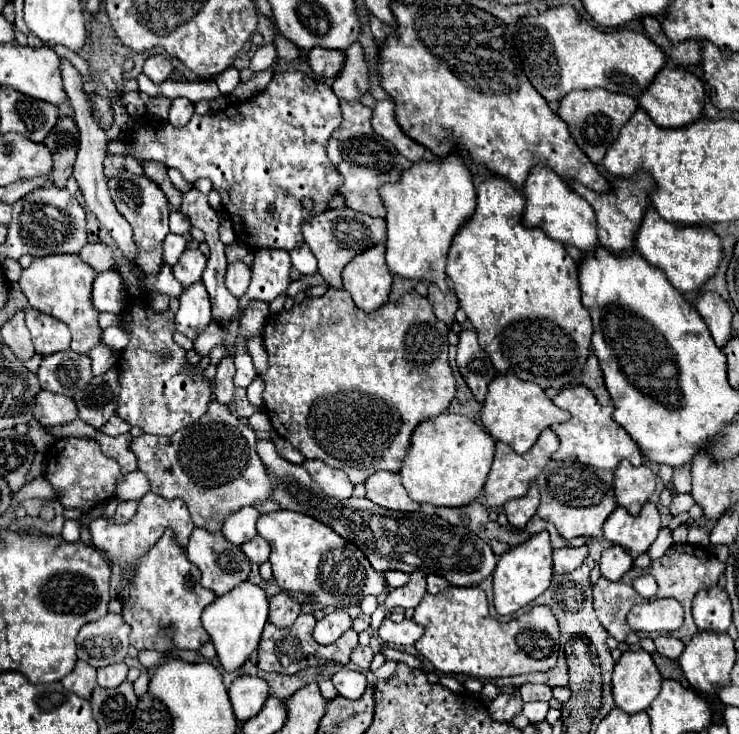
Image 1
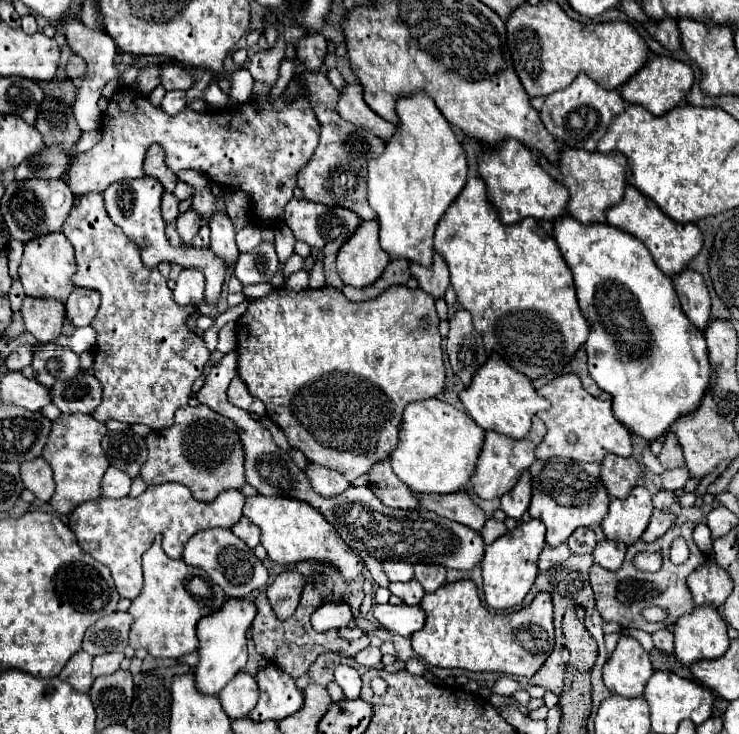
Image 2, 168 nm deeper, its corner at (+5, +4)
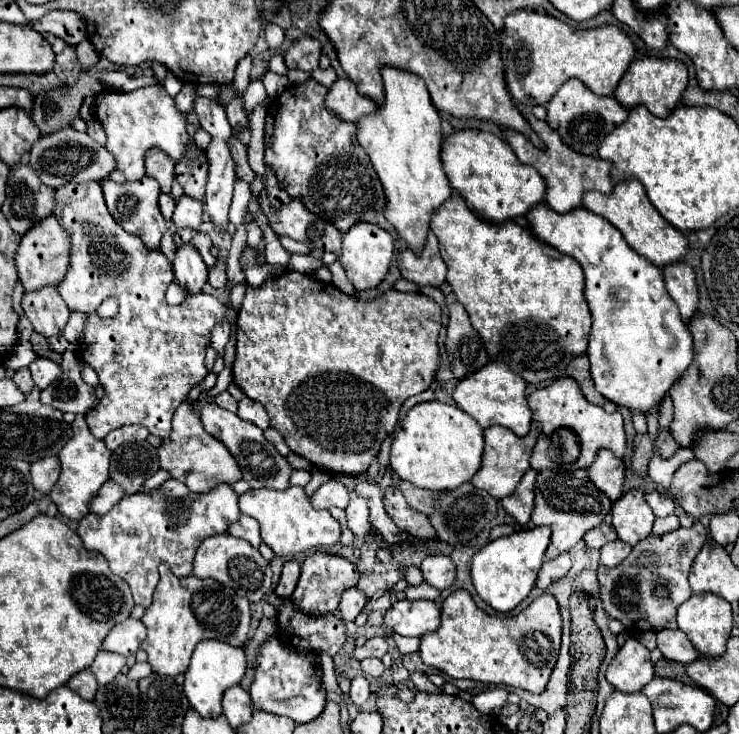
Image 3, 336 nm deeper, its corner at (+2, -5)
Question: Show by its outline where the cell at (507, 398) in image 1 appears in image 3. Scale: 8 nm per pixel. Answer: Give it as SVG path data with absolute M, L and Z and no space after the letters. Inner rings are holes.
M487 363L477 373L467 375L465 379L459 381L459 385L453 393L453 399L483 429L493 427L493 425L501 425L501 427L511 429L517 437L523 437L529 433L531 417L533 417L531 407L527 403L525 389L527 389L527 383L517 373L513 373L505 363Z

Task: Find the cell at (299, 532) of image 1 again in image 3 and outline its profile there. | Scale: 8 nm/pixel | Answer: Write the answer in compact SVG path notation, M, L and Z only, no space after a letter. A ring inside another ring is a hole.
M291 485L285 491L249 489L247 493L239 495L239 509L243 515L253 517L261 525L261 537L277 557L295 557L297 553L323 551L341 539L341 523L333 519L329 511L315 509L303 487Z

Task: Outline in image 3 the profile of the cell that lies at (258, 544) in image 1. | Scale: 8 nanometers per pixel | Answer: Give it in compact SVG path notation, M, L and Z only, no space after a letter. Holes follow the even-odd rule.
M241 515L241 517L239 517L239 521L237 521L237 523L233 523L233 525L229 527L229 533L231 533L233 537L239 537L239 539L249 541L255 549L261 545L259 525L257 525L257 521L255 521L255 519L251 519L251 517L247 517L247 515Z

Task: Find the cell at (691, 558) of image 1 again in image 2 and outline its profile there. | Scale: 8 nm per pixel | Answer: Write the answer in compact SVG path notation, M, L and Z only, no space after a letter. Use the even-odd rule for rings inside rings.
M684 522L680 526L672 526L664 536L660 536L656 542L650 542L646 544L644 540L638 540L636 544L628 546L628 552L626 552L626 558L624 558L624 564L622 568L610 572L610 570L604 570L602 566L598 564L592 564L590 568L590 584L594 588L594 596L596 596L596 608L600 612L600 616L604 618L604 622L618 622L622 628L638 628L638 630L644 630L644 632L656 632L658 628L670 628L676 624L676 620L690 612L690 608L694 608L694 600L690 596L690 588L686 584L686 578L690 572L694 572L694 568L702 566L706 562L704 554L698 550L698 546L694 544L692 540L692 532L694 532L694 522ZM674 538L686 538L688 540L688 546L690 546L690 558L680 564L680 566L674 566L668 558L668 552L670 552L670 544ZM640 550L646 550L646 552L662 552L664 556L664 562L662 562L662 568L656 572L656 574L650 574L650 572L640 572L634 568L632 564L632 558L636 552ZM648 606L660 606L668 612L668 618L666 622L658 622L658 624L652 624L652 622L646 622L640 614L644 608Z

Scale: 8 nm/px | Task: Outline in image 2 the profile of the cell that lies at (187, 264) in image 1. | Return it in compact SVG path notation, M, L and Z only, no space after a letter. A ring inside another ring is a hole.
M192 206L186 212L178 214L178 218L176 218L176 230L184 244L192 242L192 238L196 236L200 226L202 226L202 216L198 216L198 212L194 212Z

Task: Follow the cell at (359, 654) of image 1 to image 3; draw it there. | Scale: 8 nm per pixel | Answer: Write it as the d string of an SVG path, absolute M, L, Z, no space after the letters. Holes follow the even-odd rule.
M371 657L371 659L363 659L361 661L361 669L367 673L367 675L371 675L371 677L381 677L383 675L383 663L381 663L381 659L375 659L375 657Z

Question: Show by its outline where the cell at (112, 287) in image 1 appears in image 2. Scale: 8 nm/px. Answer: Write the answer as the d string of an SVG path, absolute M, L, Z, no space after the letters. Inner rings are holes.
M76 288L66 300L66 316L70 318L72 328L82 328L90 326L92 318L98 312L98 292L96 290L86 290L86 288Z

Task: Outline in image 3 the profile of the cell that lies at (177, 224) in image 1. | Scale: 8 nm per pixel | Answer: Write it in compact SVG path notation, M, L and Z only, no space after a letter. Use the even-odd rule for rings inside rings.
M161 193L161 195L159 195L159 209L161 209L165 221L171 221L171 215L173 215L173 211L175 211L175 201L173 201L173 197Z

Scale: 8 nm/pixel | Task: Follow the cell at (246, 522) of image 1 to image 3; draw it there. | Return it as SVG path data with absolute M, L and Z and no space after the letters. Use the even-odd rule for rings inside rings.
M169 479L149 493L125 495L107 515L85 515L79 521L77 533L83 547L101 553L109 569L131 587L135 603L149 607L159 581L157 565L165 561L177 577L191 575L193 557L201 541L211 535L227 533L229 525L239 519L237 499L239 495L229 485L217 485L213 493L199 495L189 491L181 481Z

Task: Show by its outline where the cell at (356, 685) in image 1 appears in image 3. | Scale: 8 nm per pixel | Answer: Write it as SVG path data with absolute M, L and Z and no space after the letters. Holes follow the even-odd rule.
M355 677L351 681L351 691L349 691L349 697L355 705L363 705L367 701L367 697L371 695L371 685L365 677Z

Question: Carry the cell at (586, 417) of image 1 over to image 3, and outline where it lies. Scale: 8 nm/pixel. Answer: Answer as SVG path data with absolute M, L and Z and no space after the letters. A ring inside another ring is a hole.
M563 377L563 379L557 379L553 385L549 387L543 387L543 389L537 389L535 393L531 393L527 397L529 401L529 407L533 409L533 419L539 421L543 425L543 433L533 449L533 455L531 455L531 467L535 471L541 471L541 469L555 469L559 465L555 465L551 459L549 459L549 449L547 449L547 443L551 439L551 435L565 427L565 429L571 429L577 439L579 439L579 447L581 447L581 455L575 463L569 465L569 469L587 469L597 451L599 449L609 449L615 453L615 457L623 459L625 451L627 451L627 437L625 437L625 431L623 431L623 417L619 411L615 413L605 413L601 407L585 401L579 385L575 379L571 377Z

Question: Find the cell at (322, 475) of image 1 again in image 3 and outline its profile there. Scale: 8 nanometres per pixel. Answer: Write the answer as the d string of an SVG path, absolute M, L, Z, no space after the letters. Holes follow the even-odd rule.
M329 479L327 483L323 483L313 495L311 495L311 503L317 509L331 509L331 507L339 507L345 509L349 501L349 491L341 481Z

